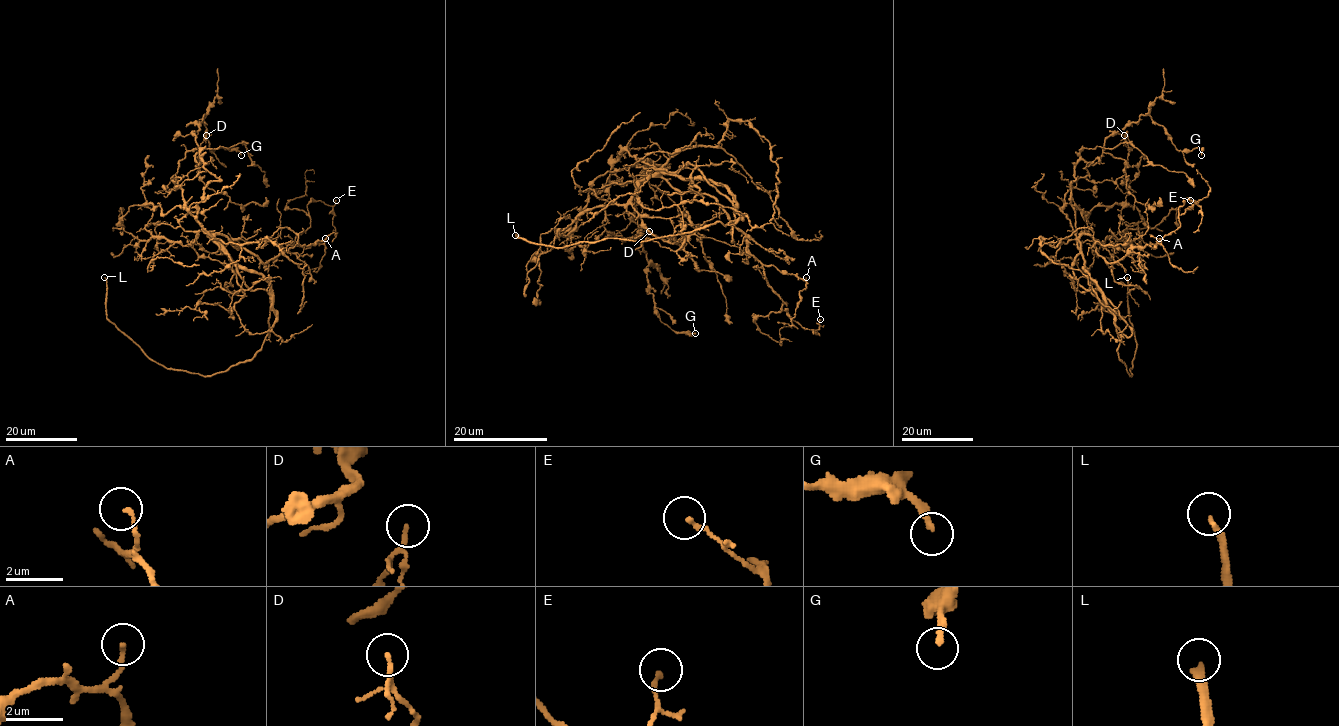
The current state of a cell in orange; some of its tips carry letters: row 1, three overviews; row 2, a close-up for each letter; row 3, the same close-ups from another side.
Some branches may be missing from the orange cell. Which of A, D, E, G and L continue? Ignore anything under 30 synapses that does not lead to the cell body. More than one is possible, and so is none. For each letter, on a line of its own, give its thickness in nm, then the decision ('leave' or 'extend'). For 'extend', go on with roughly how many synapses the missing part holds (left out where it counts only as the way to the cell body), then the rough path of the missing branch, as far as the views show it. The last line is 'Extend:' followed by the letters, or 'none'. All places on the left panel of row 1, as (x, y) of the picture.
A: 150 nm | leave
D: 170 nm | leave
E: 160 nm | leave
G: 200 nm | leave
L: 260 nm | extend | (104, 277), (89, 260), (48, 244), (49, 240)
Extend: L

